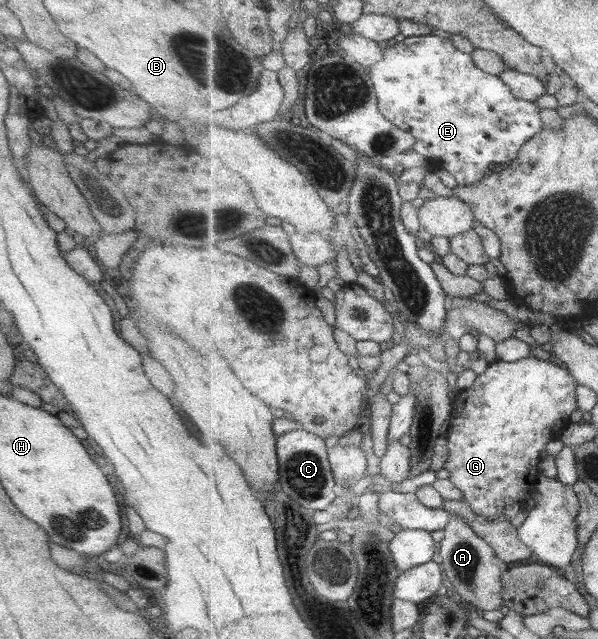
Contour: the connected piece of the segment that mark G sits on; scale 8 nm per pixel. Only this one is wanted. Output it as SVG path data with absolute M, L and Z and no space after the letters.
M528 356L514 363L496 360L488 365L472 387L461 390L462 394L456 398L450 434L446 437L449 453L443 467L449 472L448 478L464 493L462 502L470 504L477 514L490 519L504 515L508 505L526 505L526 501L537 491L541 475L538 466L546 452L546 445L560 438L562 430L570 424L570 414L578 410L577 384L574 376L559 361L546 362Z

